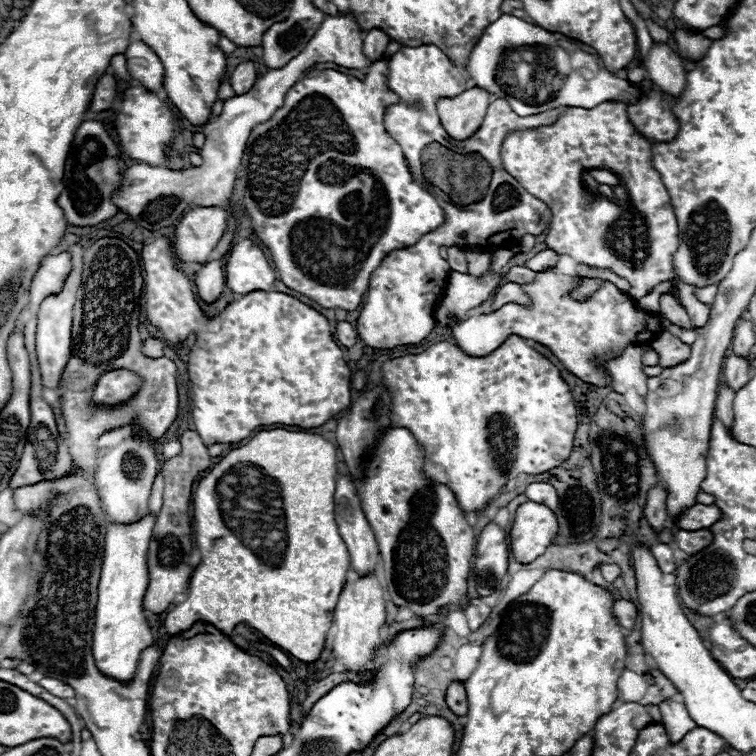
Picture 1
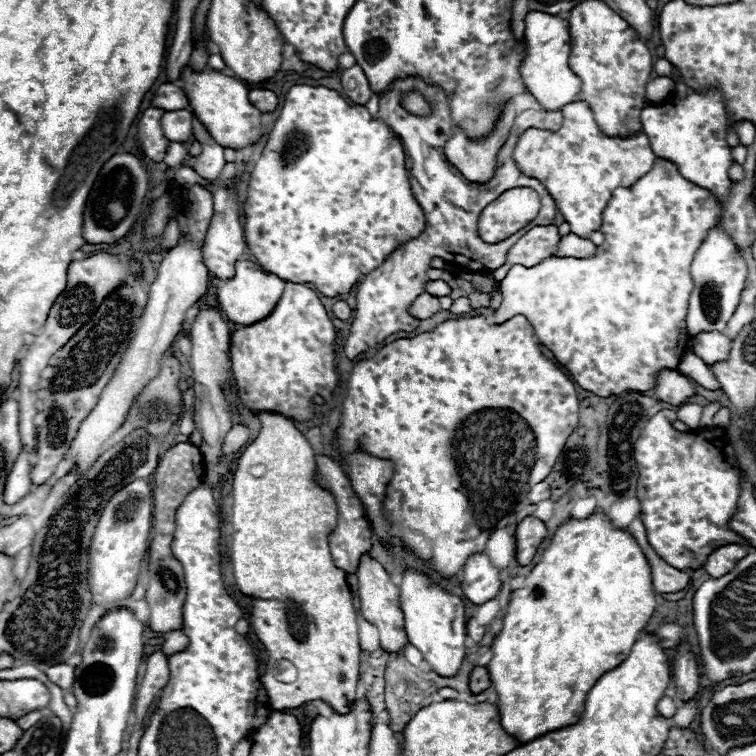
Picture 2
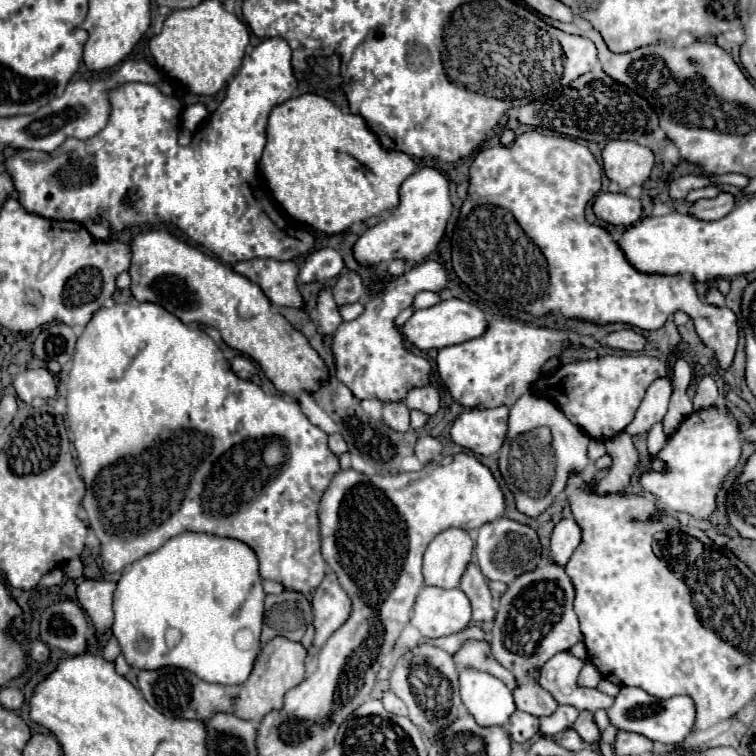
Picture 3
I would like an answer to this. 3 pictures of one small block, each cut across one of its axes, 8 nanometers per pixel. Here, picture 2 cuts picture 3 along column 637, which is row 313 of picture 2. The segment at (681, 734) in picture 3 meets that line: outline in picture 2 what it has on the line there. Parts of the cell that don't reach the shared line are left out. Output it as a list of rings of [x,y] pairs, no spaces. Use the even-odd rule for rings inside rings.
[[[722,222],[716,224],[716,228],[708,230],[708,236],[704,238],[702,246],[698,248],[692,264],[690,264],[690,276],[694,282],[694,290],[690,294],[688,304],[688,316],[686,316],[686,328],[688,334],[698,334],[702,330],[724,330],[728,320],[732,318],[736,306],[740,304],[740,294],[746,284],[748,266],[744,256],[740,256],[740,250],[732,242],[732,238],[724,232]]]

